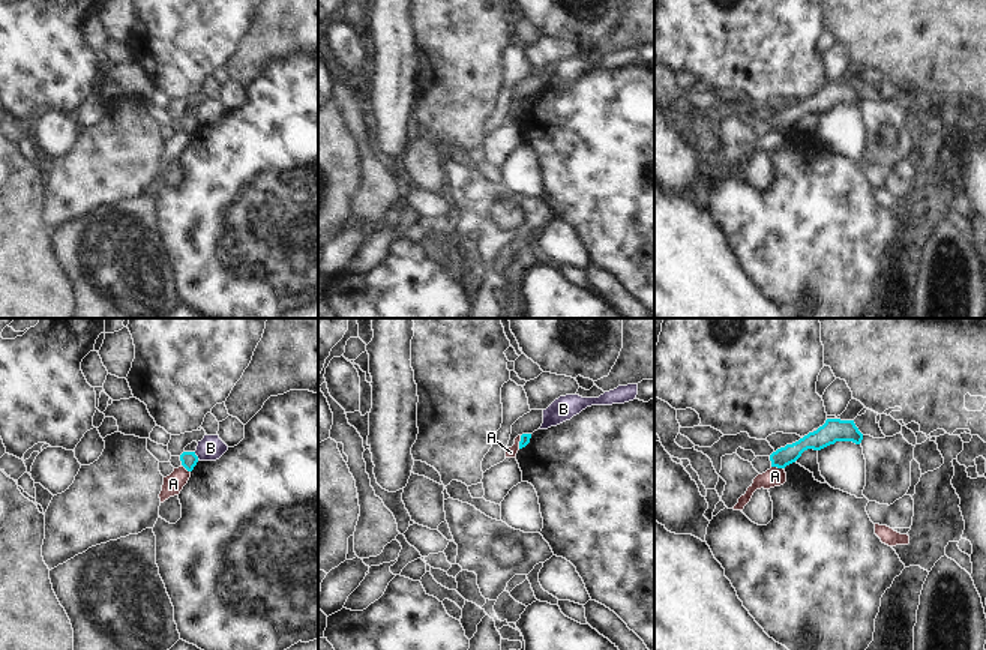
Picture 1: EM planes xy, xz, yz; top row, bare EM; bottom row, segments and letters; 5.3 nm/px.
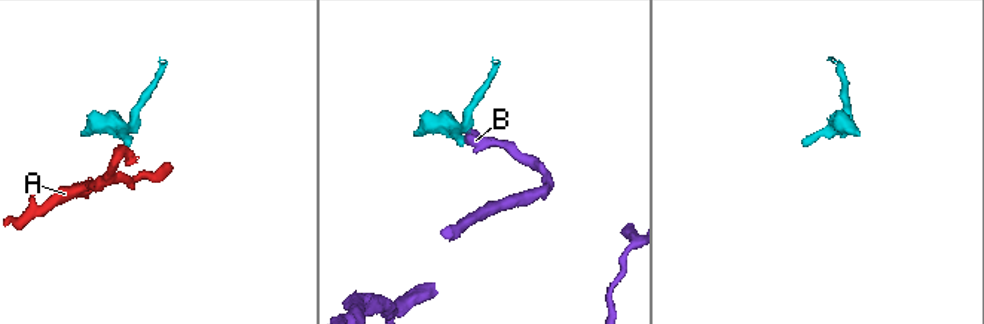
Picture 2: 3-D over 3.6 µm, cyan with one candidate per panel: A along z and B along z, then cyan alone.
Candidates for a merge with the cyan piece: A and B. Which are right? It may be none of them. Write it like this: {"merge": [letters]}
{"merge": []}

